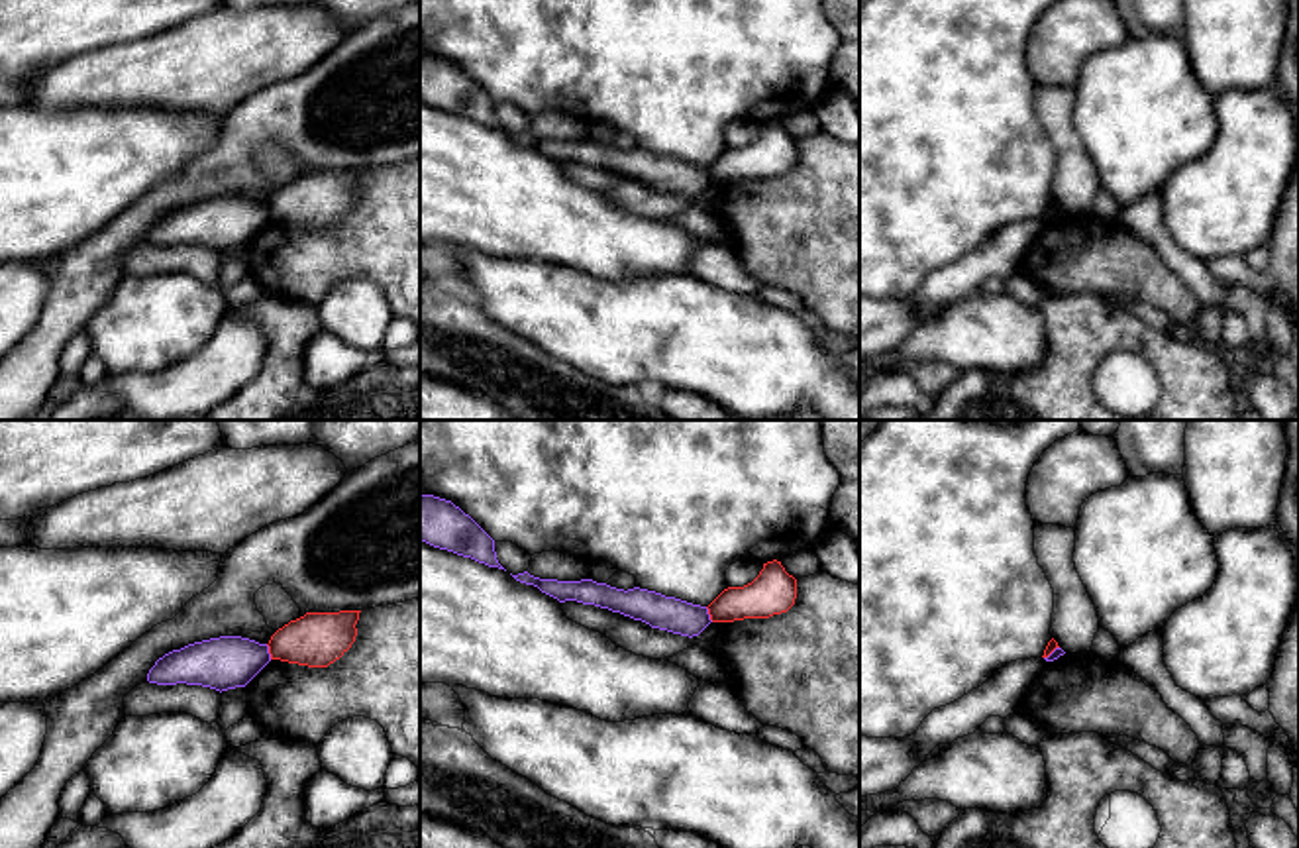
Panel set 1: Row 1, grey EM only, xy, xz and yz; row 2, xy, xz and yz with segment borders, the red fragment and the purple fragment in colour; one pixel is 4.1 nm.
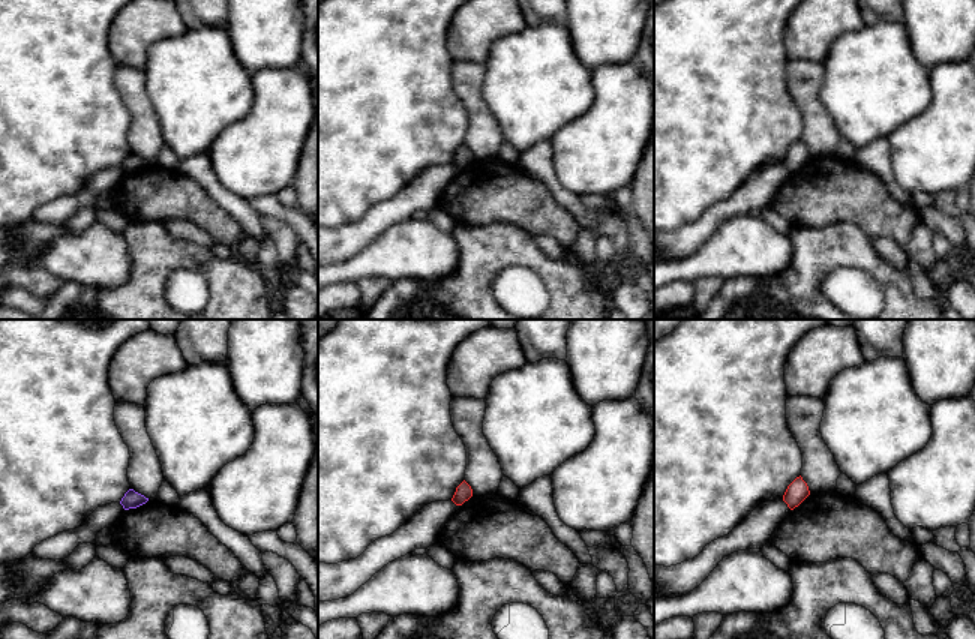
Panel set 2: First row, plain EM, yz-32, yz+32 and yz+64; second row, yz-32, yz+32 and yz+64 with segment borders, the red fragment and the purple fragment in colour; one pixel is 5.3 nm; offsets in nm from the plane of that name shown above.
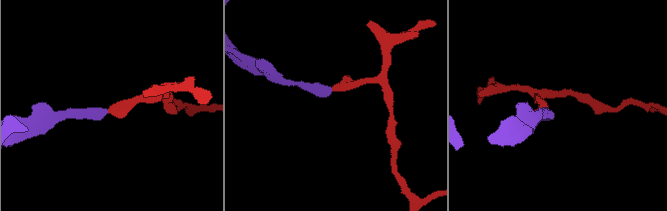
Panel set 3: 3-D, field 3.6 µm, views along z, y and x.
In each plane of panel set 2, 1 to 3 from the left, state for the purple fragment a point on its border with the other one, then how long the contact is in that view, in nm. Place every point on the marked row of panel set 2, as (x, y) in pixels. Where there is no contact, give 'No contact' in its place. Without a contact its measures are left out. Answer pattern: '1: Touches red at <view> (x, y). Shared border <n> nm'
1: No contact
2: No contact
3: No contact

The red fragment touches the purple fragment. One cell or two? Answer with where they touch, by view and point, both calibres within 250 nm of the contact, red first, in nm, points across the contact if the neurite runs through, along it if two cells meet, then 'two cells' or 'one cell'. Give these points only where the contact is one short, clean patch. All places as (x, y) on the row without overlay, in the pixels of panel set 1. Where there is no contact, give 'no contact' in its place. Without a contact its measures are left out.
meets red in xy at (269, 212); 220 nm thick on the red side, 220 nm on the other; border along xy (265, 205), (271, 218); two cells

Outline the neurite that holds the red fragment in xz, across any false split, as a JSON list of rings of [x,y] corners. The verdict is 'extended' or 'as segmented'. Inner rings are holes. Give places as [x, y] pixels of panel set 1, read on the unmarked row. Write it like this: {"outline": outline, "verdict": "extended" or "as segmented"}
{"outline": [[[781,122],[763,124],[759,135],[744,147],[724,149],[706,169],[712,183],[769,179],[787,173],[797,159],[797,139]]], "verdict": "as segmented"}

